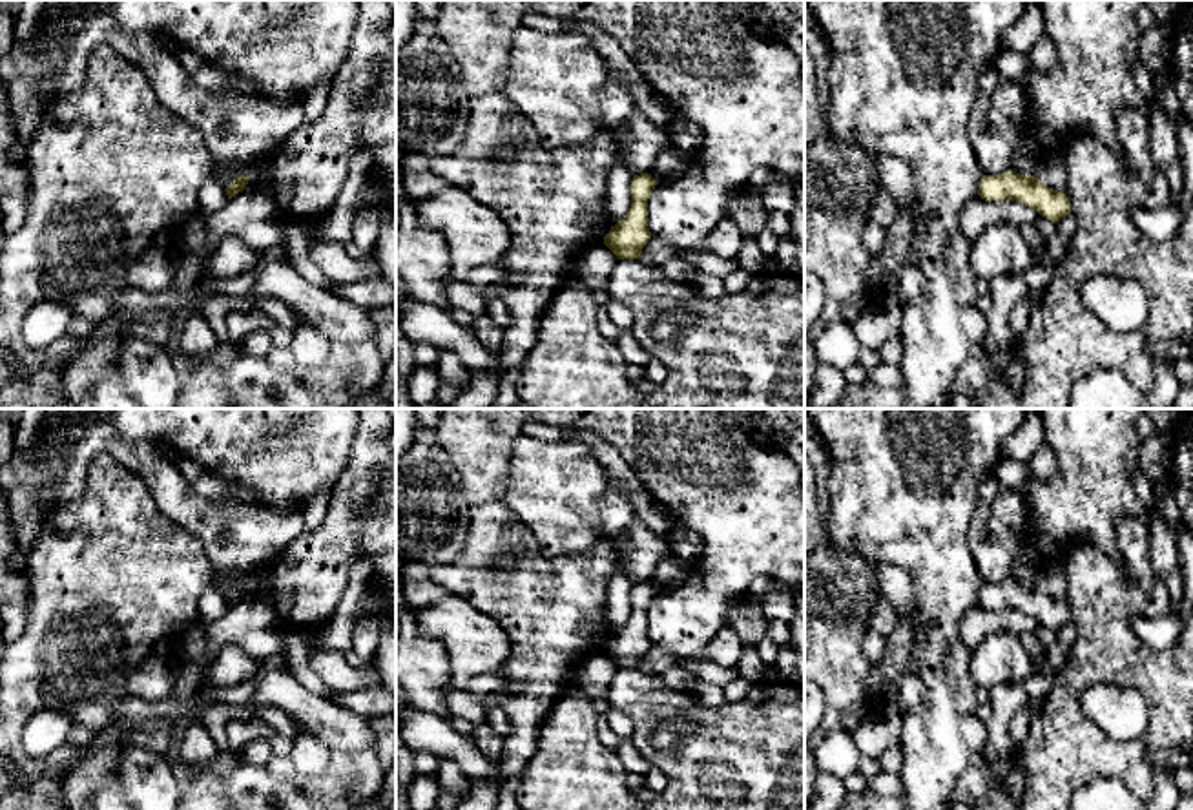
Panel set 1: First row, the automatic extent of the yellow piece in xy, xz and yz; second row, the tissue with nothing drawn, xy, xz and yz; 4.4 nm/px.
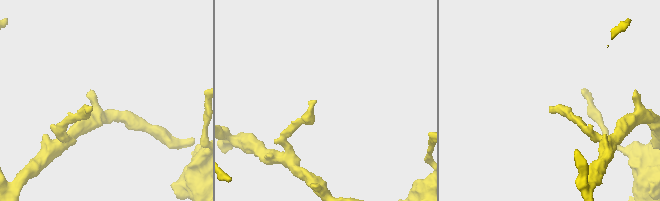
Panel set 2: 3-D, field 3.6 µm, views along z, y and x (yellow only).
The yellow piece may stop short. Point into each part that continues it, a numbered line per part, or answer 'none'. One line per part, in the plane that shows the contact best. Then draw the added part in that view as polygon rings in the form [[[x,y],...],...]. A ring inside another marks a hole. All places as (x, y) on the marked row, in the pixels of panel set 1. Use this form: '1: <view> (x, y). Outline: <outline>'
none

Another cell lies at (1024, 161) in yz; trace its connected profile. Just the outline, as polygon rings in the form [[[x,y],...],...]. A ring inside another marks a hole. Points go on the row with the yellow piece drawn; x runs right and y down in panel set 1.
[[[1020,131],[1009,170],[1020,175],[1034,175],[1038,166],[1040,166],[1040,157],[1034,151],[1032,142]]]

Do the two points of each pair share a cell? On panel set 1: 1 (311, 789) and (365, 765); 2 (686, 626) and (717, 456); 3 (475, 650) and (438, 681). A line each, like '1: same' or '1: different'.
1: same
2: same
3: different

